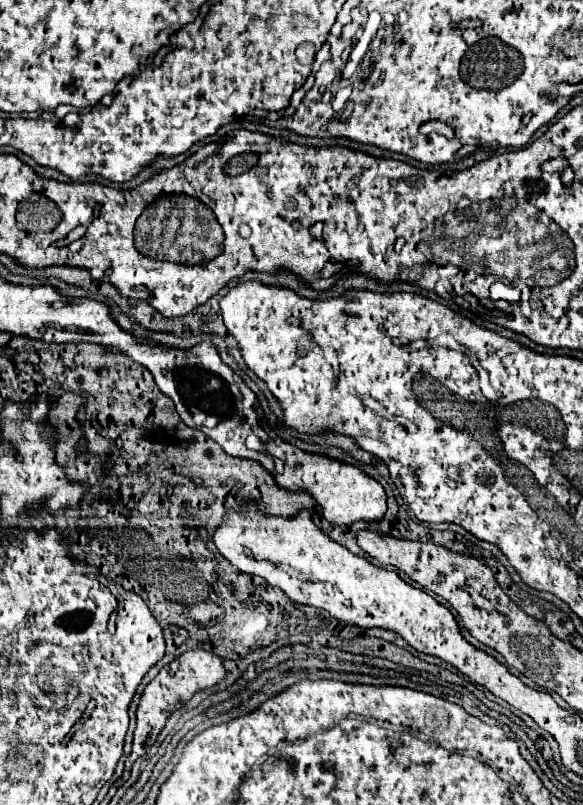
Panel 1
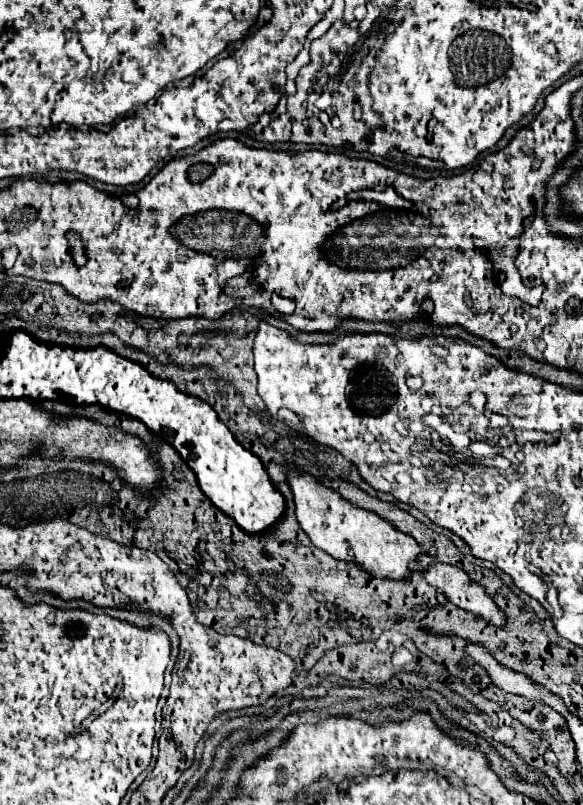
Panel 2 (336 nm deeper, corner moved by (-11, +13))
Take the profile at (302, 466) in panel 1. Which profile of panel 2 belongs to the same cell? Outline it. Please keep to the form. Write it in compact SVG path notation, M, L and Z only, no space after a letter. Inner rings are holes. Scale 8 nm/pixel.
M288 467L286 477L294 495L298 523L308 533L308 537L316 547L324 549L336 559L360 563L364 565L366 571L378 577L388 577L388 579L408 577L410 571L408 563L420 555L420 545L412 535L402 533L390 521L382 519L374 511L366 511L354 505L352 501L344 499L338 491L328 489L314 475L304 473L302 469ZM348 549L352 549L352 555L348 555Z

